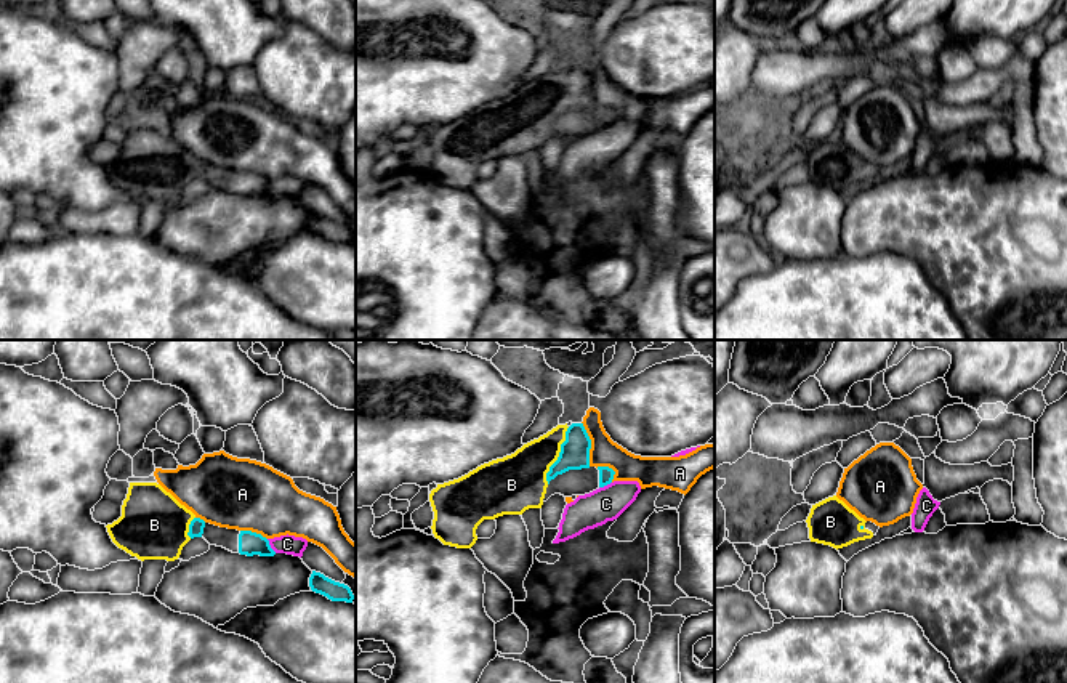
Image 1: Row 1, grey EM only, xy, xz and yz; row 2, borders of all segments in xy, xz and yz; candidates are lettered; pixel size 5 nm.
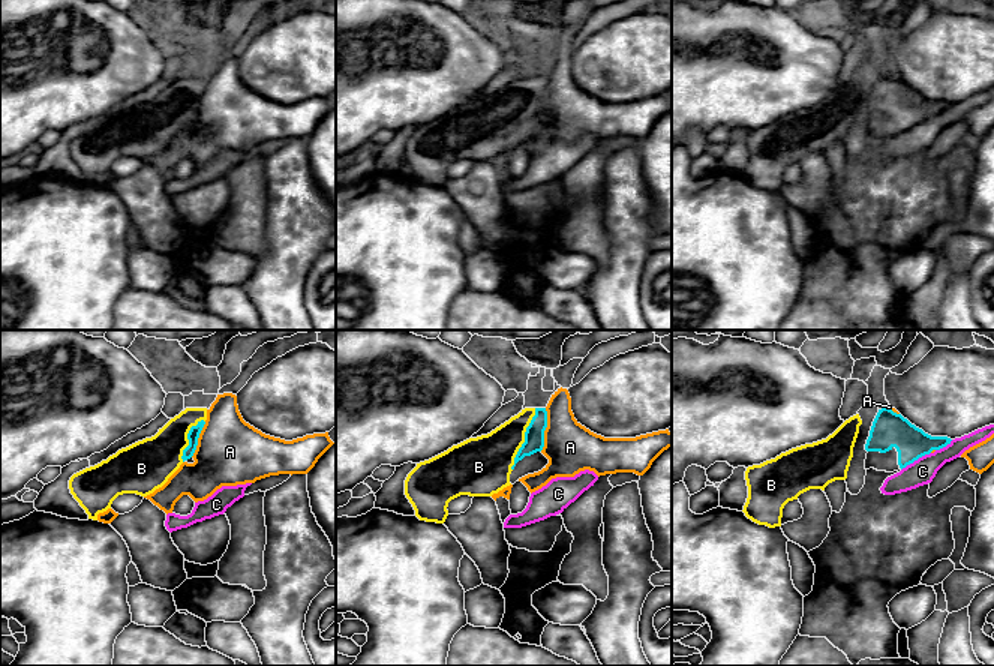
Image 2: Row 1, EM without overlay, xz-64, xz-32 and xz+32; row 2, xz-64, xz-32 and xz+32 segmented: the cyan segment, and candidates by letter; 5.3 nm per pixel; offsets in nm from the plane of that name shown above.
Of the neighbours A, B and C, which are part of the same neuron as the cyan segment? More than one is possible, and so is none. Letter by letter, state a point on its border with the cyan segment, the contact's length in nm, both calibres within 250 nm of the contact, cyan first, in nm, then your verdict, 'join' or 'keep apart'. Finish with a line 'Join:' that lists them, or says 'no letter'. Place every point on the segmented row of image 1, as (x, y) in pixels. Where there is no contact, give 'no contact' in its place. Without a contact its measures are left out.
A: xz (590, 444) | 220 nm | 150/140 nm | keep apart
B: xz (559, 456) | 300 nm | 150/280 nm | join
C: xy (269, 545) | 90 nm | 120/100 nm | keep apart
Join: B

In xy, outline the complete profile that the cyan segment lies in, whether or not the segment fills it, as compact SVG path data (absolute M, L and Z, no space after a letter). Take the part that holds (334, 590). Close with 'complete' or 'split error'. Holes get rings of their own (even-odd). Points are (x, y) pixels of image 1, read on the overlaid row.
M312 571L309 577L309 587L312 592L320 593L332 601L352 603L354 600L354 595L348 585L335 582L316 571Z | complete

